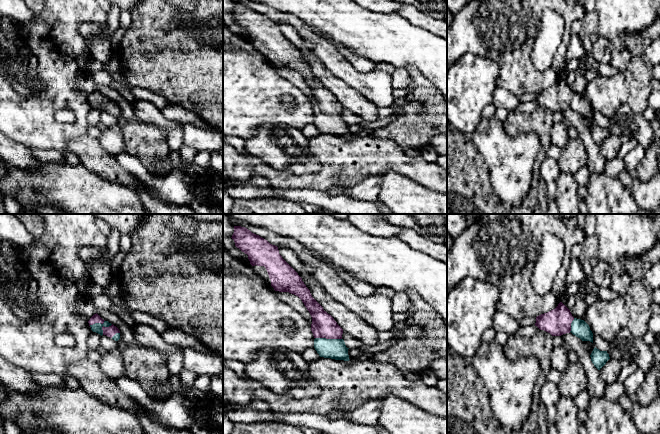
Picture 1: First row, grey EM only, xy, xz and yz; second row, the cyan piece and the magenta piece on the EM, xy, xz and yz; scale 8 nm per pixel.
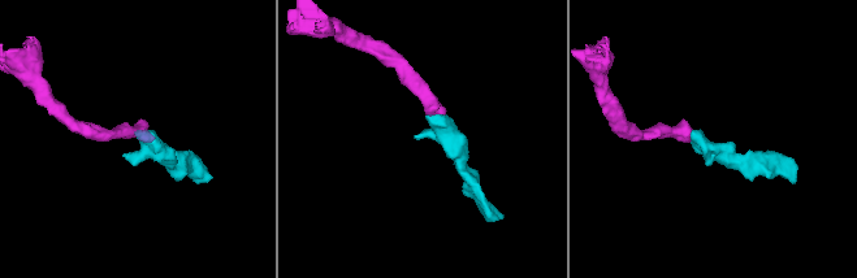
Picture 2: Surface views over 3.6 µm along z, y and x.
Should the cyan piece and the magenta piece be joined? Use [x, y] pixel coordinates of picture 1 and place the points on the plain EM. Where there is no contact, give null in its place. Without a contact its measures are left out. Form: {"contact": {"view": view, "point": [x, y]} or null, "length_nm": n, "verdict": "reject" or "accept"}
{"contact": {"view": "xy", "point": [100, 99]}, "length_nm": 190, "verdict": "accept"}

